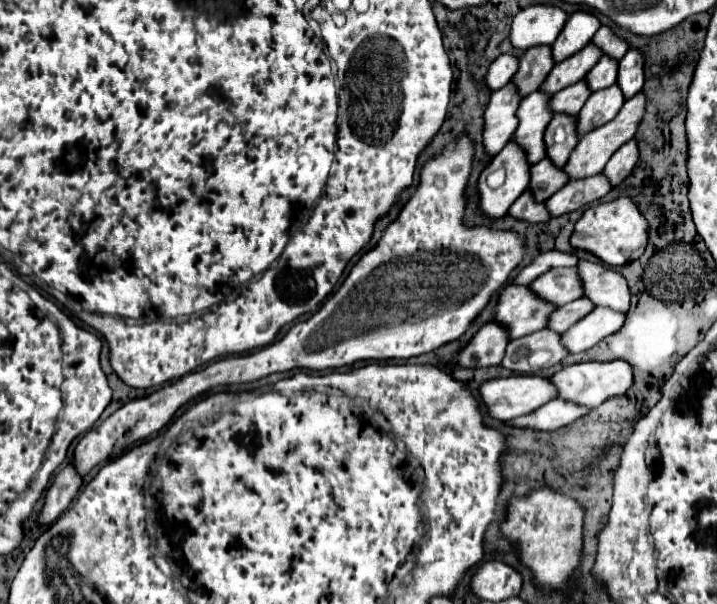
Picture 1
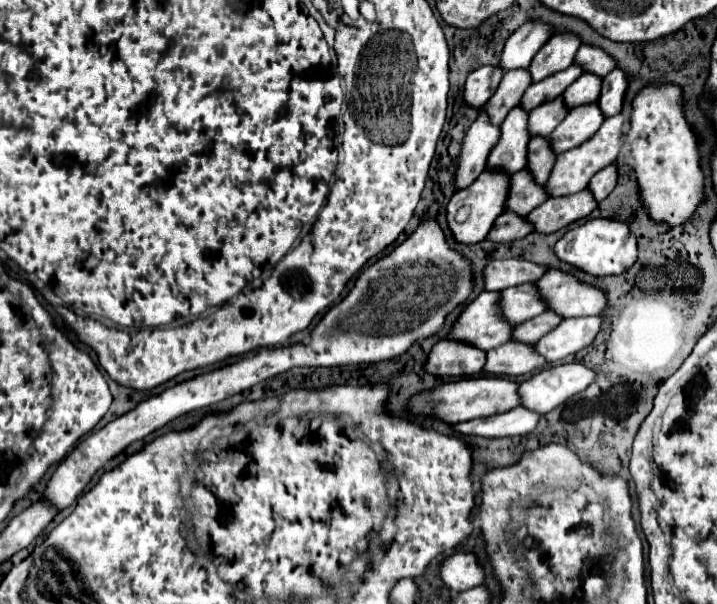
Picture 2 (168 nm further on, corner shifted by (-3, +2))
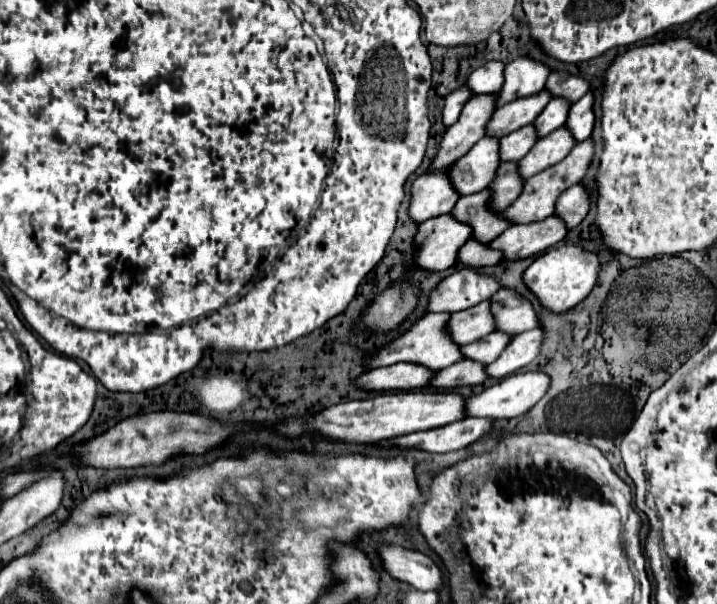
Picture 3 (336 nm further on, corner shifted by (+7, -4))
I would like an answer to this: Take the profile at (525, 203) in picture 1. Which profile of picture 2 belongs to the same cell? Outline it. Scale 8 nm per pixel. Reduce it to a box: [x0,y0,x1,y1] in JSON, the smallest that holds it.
[486,211,532,243]

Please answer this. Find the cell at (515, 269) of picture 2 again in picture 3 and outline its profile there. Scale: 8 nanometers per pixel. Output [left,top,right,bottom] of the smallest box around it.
[428,267,502,313]

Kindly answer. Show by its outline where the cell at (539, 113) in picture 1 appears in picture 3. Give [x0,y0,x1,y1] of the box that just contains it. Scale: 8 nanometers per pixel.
[450,137,500,195]

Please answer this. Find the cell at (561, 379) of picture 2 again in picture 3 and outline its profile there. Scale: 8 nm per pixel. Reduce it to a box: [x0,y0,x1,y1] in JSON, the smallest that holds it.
[466,371,550,419]

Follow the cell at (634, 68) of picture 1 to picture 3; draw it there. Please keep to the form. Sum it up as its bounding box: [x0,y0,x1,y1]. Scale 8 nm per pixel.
[566,91,594,141]

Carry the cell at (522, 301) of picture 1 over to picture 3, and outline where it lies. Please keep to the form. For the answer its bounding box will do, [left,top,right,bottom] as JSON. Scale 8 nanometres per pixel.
[368,313,462,369]

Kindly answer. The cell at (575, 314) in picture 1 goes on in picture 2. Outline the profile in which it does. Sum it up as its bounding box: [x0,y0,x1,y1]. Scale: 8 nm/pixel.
[512,313,562,343]

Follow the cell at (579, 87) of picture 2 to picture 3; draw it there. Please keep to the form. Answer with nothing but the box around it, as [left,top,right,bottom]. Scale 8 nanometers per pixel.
[534,97,570,137]

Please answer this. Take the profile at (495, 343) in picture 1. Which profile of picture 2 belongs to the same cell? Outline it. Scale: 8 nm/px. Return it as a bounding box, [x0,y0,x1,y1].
[424,341,486,377]

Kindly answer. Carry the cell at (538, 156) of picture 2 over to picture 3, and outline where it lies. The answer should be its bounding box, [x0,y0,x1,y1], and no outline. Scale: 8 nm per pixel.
[490,161,524,211]

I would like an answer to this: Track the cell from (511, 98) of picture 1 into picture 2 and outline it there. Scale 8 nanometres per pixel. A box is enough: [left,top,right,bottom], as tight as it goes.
[454,115,500,191]

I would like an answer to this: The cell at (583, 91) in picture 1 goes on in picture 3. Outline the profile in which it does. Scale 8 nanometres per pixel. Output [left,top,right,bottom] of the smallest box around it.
[500,123,538,161]

